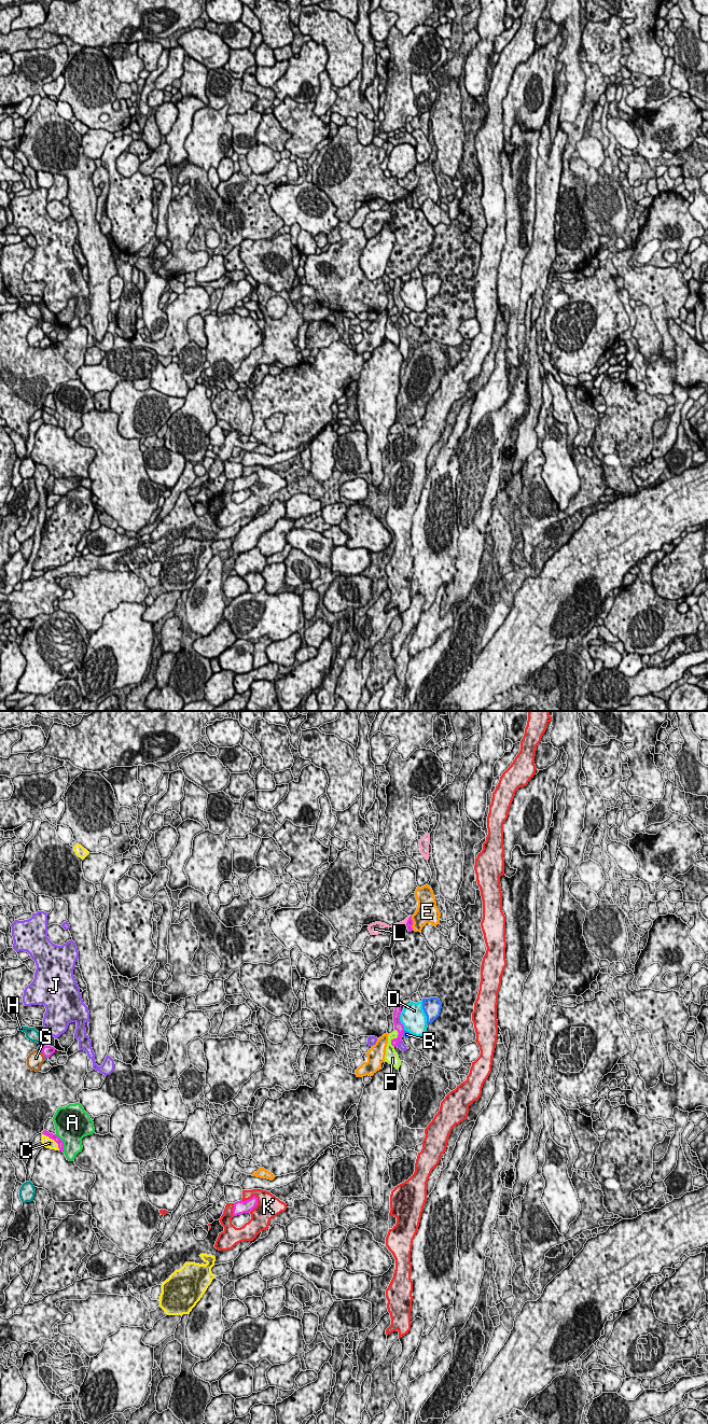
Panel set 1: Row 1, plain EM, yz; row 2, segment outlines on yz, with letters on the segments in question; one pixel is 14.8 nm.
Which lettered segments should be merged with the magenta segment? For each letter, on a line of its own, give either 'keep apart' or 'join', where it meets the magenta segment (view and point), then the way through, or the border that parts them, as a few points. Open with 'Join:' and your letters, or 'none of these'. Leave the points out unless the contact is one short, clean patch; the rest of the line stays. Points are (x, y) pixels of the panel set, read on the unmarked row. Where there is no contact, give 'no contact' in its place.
Join: none of these
A: keep apart | yz (63, 419)
B: keep apart | yz (402, 309) | along yz (404, 306), (402, 311)
C: keep apart | yz (53, 415) | along yz (42, 409), (51, 414), (59, 426)
D: keep apart | yz (400, 297) | along yz (400, 289), (400, 298), (404, 305)
E: keep apart | yz (412, 199)
F: keep apart | yz (394, 315)
G: keep apart | yz (42, 329)
H: keep apart | yz (42, 324)
J: keep apart | yz (398, 318)
K: keep apart | yz (257, 479)
L: keep apart | yz (407, 196) | along yz (411, 192), (405, 199)

